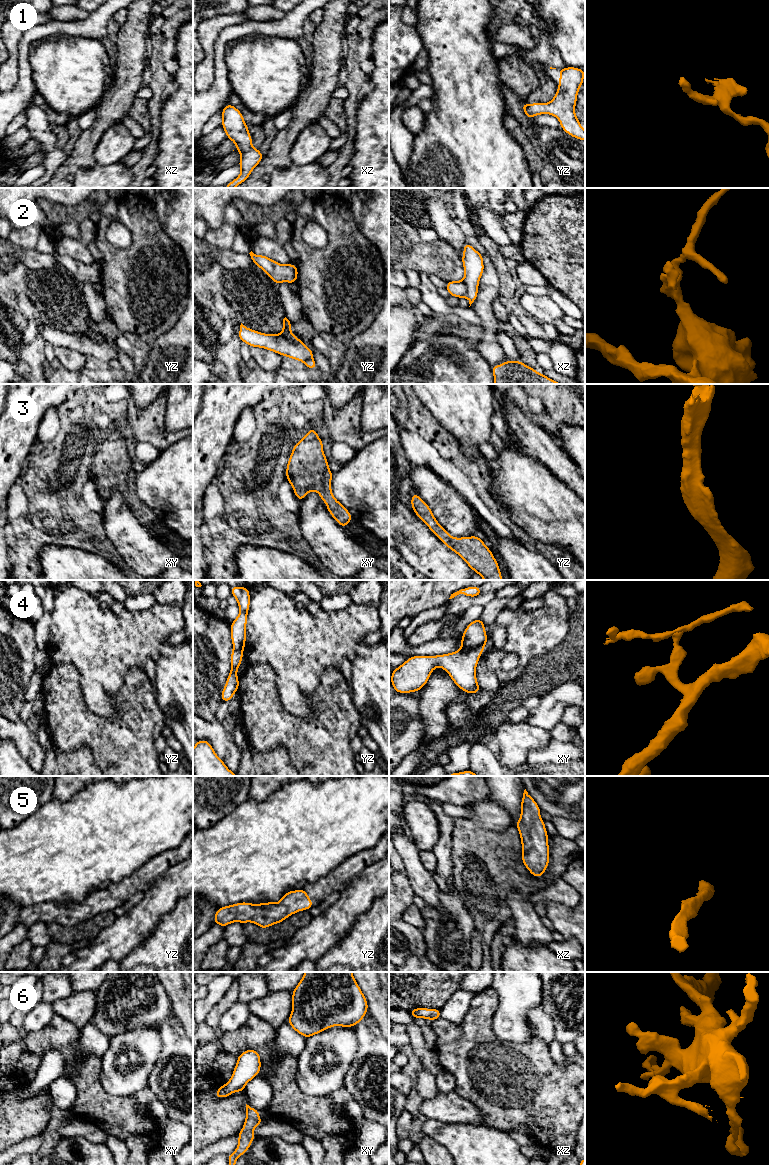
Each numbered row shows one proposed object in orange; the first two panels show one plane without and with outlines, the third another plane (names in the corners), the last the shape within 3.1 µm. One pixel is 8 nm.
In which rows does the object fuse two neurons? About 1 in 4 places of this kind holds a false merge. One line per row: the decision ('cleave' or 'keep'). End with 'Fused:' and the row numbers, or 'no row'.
1: keep
2: cleave
3: keep
4: cleave
5: keep
6: keep
Fused: 2, 4

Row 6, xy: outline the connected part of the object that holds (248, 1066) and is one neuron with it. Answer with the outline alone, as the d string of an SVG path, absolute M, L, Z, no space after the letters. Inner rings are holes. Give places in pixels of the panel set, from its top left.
M249 1049L242 1052L237 1059L231 1079L217 1089L216 1098L225 1098L237 1091L244 1093L246 1084L259 1074L261 1069L259 1052Z

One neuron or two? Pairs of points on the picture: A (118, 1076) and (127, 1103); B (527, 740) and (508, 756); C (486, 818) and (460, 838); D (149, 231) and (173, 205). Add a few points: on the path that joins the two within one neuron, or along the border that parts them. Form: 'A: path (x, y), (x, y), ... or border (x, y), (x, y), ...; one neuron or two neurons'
A: border (103, 1087), (112, 1095), (134, 1096); two neurons
B: path (522, 742), (513, 751); one neuron
C: border (469, 819), (479, 826), (500, 831); two neurons
D: border (150, 201), (163, 231), (172, 240); two neurons

